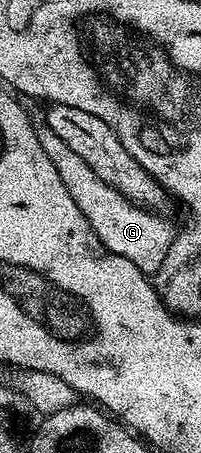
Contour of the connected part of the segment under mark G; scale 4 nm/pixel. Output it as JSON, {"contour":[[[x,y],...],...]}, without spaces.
{"contour":[[[43,127],[38,137],[40,146],[44,146],[44,154],[48,154],[52,166],[56,166],[56,174],[60,174],[60,182],[64,182],[64,190],[72,194],[72,202],[76,202],[76,206],[80,206],[80,214],[88,218],[88,226],[92,226],[98,243],[102,244],[107,252],[120,254],[120,258],[128,258],[128,262],[133,262],[140,271],[157,274],[174,240],[175,229],[170,229],[158,217],[161,215],[157,211],[133,204],[131,200],[124,198],[124,194],[120,194],[120,190],[112,190],[108,182],[100,182],[100,178],[96,178],[92,171],[92,166],[88,166],[88,162],[84,162],[84,158],[80,158],[76,150],[56,138],[50,128]]]}

